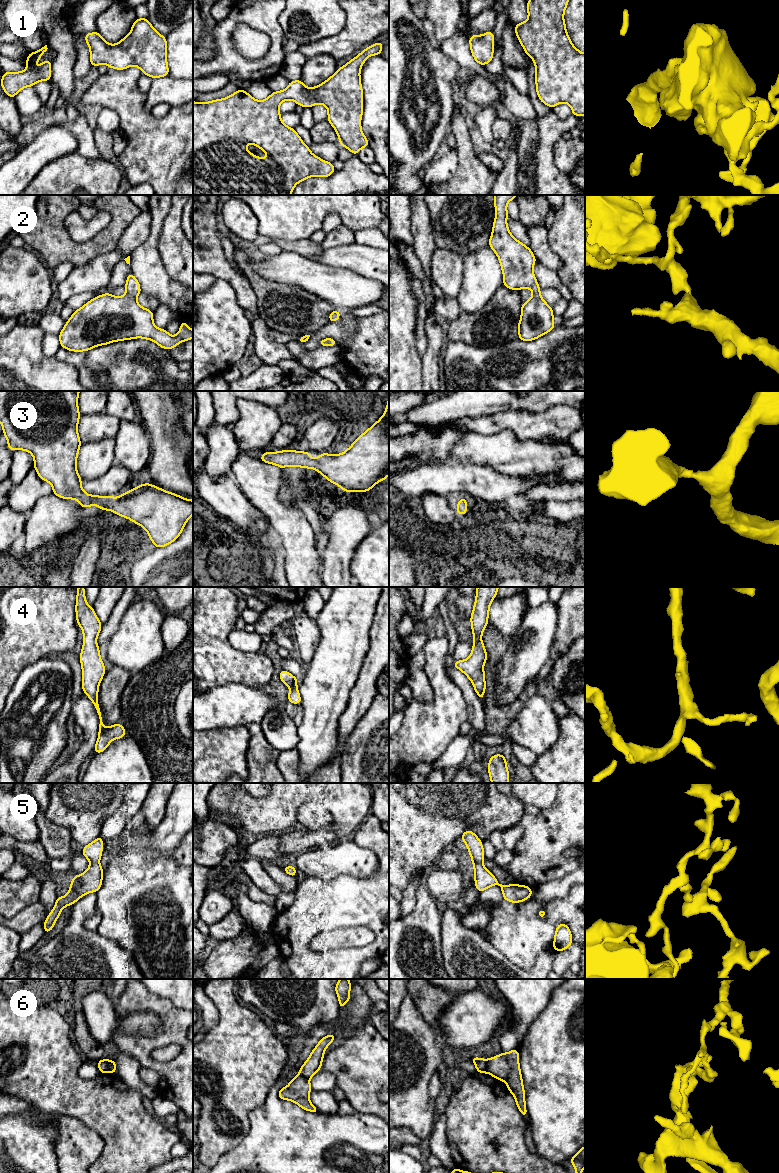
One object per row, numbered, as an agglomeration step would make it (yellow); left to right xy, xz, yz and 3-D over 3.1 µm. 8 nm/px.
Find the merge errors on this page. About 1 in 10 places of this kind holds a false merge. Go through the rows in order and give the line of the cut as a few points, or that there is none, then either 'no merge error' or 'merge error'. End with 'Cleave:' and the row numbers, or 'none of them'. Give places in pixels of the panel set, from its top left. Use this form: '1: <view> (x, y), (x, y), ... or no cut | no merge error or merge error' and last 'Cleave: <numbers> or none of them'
1: no cut | no merge error
2: no cut | no merge error
3: no cut | no merge error
4: no cut | no merge error
5: no cut | no merge error
6: xy (107, 1060), (109, 1072) | merge error
Cleave: 6

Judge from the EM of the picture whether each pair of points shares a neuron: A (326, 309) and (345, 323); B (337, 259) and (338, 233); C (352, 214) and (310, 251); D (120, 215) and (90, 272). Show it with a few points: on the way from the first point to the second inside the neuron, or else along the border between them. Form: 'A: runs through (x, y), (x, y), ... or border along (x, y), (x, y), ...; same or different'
A: border along (329, 322), (310, 335); different
B: border along (354, 241), (323, 249); different
C: border along (309, 237), (286, 240); different
D: border along (116, 246), (103, 253), (94, 255), (78, 266); different

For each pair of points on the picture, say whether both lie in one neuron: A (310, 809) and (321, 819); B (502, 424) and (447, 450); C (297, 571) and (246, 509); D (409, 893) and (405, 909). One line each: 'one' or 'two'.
A: one
B: two
C: two
D: one

